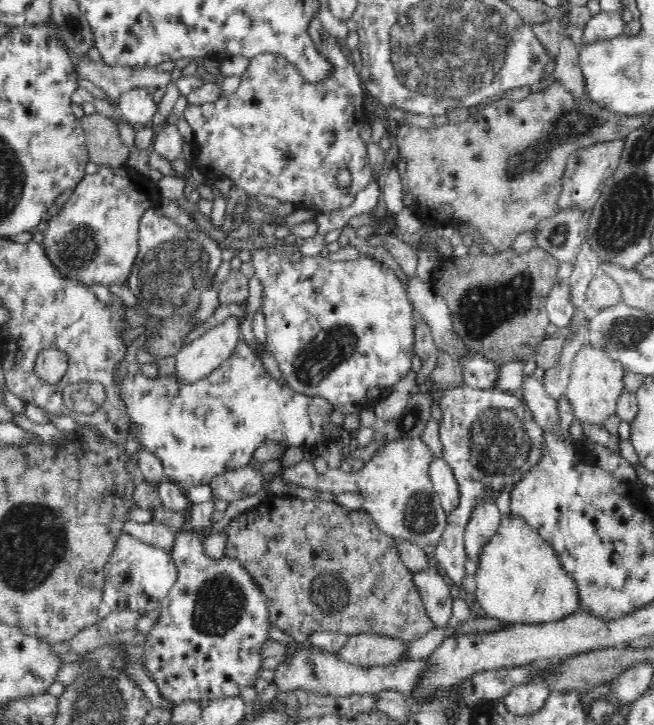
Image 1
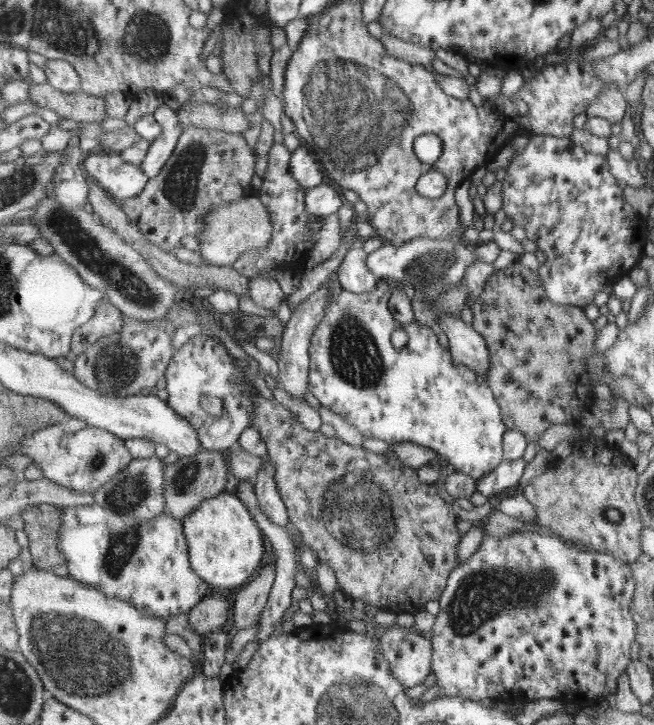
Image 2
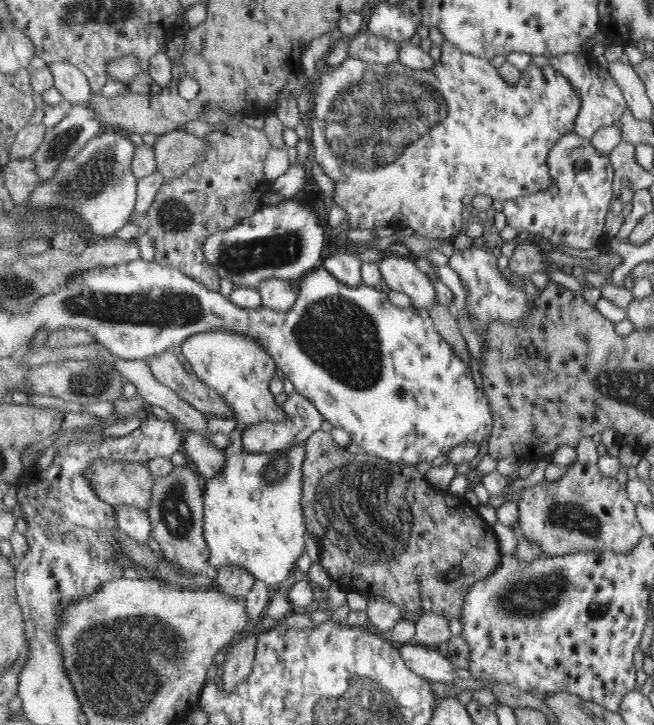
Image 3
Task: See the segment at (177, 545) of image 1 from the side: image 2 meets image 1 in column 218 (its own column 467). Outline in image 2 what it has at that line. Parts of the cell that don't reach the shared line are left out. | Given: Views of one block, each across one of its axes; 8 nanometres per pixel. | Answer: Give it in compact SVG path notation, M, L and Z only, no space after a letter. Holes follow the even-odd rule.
M522 530L522 532L516 532L503 538L485 533L477 550L450 574L447 588L438 600L440 611L436 615L431 639L434 643L432 670L437 678L437 686L441 688L439 692L442 691L443 697L447 698L459 696L463 699L481 702L496 700L497 696L503 696L503 701L507 701L505 694L509 694L511 698L515 696L519 700L527 698L527 700L533 701L541 699L573 700L573 698L611 700L617 695L621 675L627 672L632 663L632 649L638 644L638 624L631 609L637 593L638 580L634 577L633 563L617 558L617 555L595 550L581 550L575 545L565 544L565 540L557 542L557 538L541 536L531 530Z

